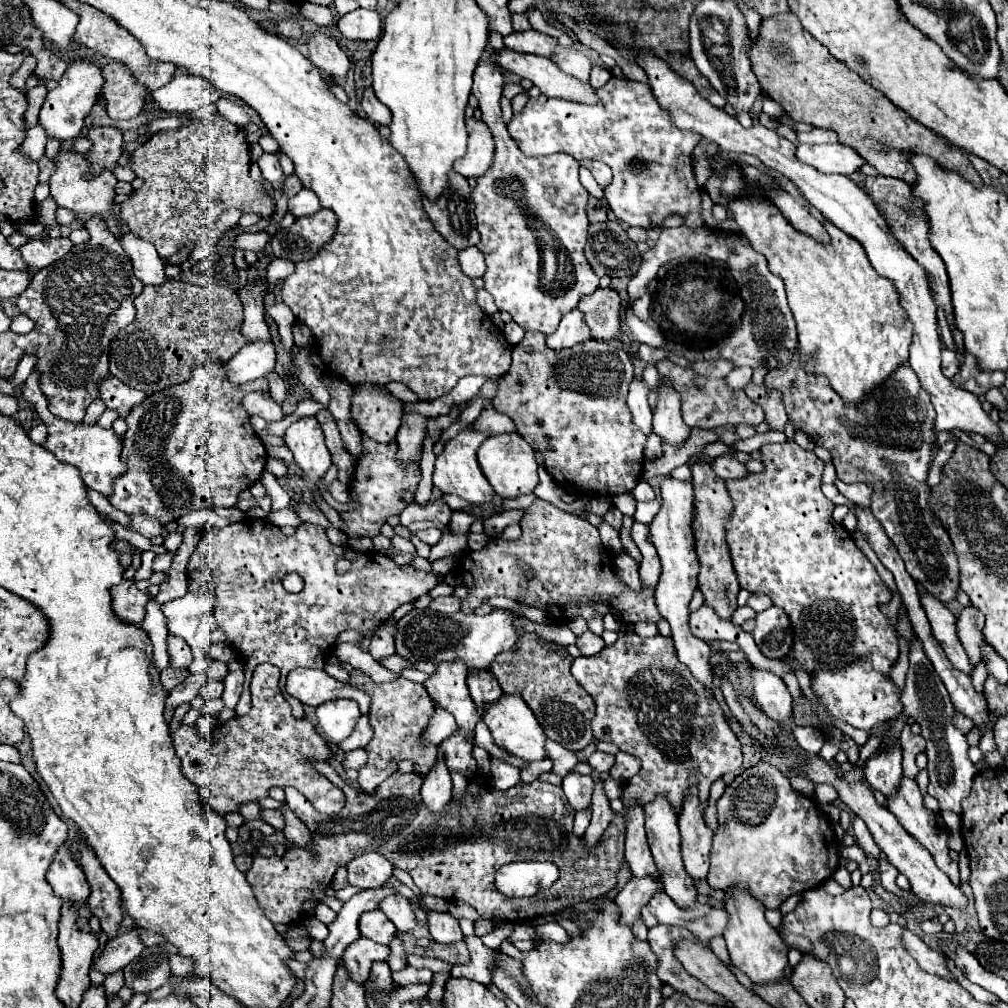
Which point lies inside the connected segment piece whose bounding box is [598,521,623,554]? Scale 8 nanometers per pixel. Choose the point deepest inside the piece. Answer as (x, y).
(610, 537)

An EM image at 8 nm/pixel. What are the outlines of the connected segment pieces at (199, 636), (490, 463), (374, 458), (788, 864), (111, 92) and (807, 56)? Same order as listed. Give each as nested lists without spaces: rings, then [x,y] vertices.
[[[207,588],[207,592],[187,592],[183,598],[165,602],[161,606],[161,612],[167,618],[167,630],[169,634],[183,638],[189,644],[195,660],[191,664],[191,672],[205,672],[211,658],[207,654],[207,648],[211,644],[210,634],[211,630],[215,628],[215,588]]]
[[[507,432],[507,434],[497,434],[489,436],[477,450],[477,460],[479,466],[493,486],[495,494],[501,498],[515,498],[521,494],[531,494],[533,488],[539,484],[537,478],[537,460],[535,460],[535,450],[517,434],[517,432]]]
[[[363,436],[363,448],[367,448],[367,456],[363,456],[363,464],[359,464],[359,460],[357,460],[355,478],[350,484],[350,487],[354,488],[349,490],[351,501],[358,501],[359,507],[339,512],[345,522],[343,531],[349,538],[359,536],[373,538],[379,534],[387,516],[403,512],[405,502],[401,500],[401,492],[405,488],[415,490],[421,480],[421,472],[417,463],[409,462],[407,465],[395,460],[395,440],[391,444],[379,444],[379,442],[367,440]]]
[[[757,764],[739,774],[717,800],[719,828],[713,834],[711,870],[707,882],[713,890],[727,892],[729,888],[743,886],[765,908],[779,908],[789,896],[811,890],[823,884],[839,866],[839,840],[831,830],[827,816],[807,796],[795,792],[789,780],[771,764]]]
[[[119,62],[103,66],[103,96],[107,98],[107,114],[113,120],[127,120],[141,112],[145,88],[129,76],[127,68]]]
[[[781,12],[761,20],[757,36],[749,42],[749,60],[763,92],[781,104],[793,120],[835,130],[839,142],[851,146],[879,174],[905,180],[913,186],[917,174],[909,156],[925,154],[943,170],[953,170],[969,180],[975,188],[983,186],[981,176],[961,150],[947,148],[935,132],[911,120],[881,92],[875,92],[875,88],[865,84],[855,72],[845,68],[843,62],[835,60],[827,46],[819,44],[819,40],[799,24],[793,12]]]

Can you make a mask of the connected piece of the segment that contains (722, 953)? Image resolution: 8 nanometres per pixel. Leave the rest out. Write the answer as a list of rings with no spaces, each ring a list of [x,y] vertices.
[[[716,936],[709,942],[709,946],[714,954],[725,964],[731,963],[729,953],[723,936]]]

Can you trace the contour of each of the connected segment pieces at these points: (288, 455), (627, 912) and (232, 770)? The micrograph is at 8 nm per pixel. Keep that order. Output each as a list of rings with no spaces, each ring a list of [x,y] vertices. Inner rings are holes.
[[[267,446],[267,452],[269,452],[269,456],[281,458],[285,462],[293,462],[293,454],[287,446]]]
[[[631,878],[631,884],[627,884],[627,888],[623,888],[615,898],[615,906],[621,912],[621,924],[633,926],[641,914],[641,908],[651,900],[653,894],[655,882]]]
[[[261,664],[255,668],[251,700],[251,710],[245,716],[235,716],[219,726],[213,738],[199,738],[195,726],[183,724],[173,732],[173,746],[181,758],[185,778],[197,786],[199,794],[219,814],[237,810],[241,802],[255,802],[267,796],[267,790],[273,786],[293,786],[315,806],[317,812],[335,816],[345,804],[345,794],[307,764],[309,758],[327,760],[333,754],[307,718],[293,718],[291,706],[279,690],[279,668],[273,664]]]

